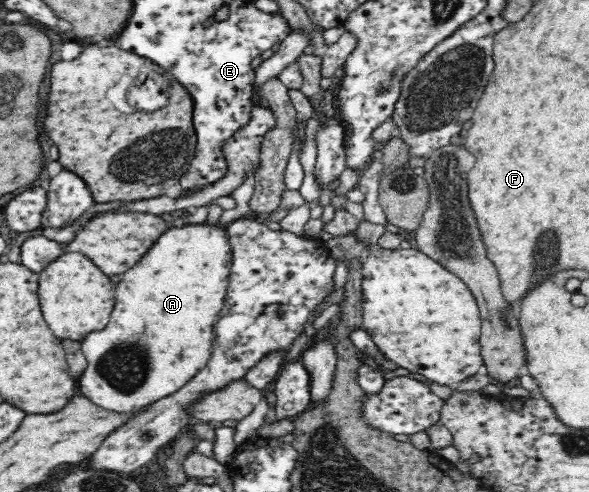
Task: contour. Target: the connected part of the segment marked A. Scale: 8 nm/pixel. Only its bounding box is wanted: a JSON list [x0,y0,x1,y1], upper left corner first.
[78,223,232,411]

